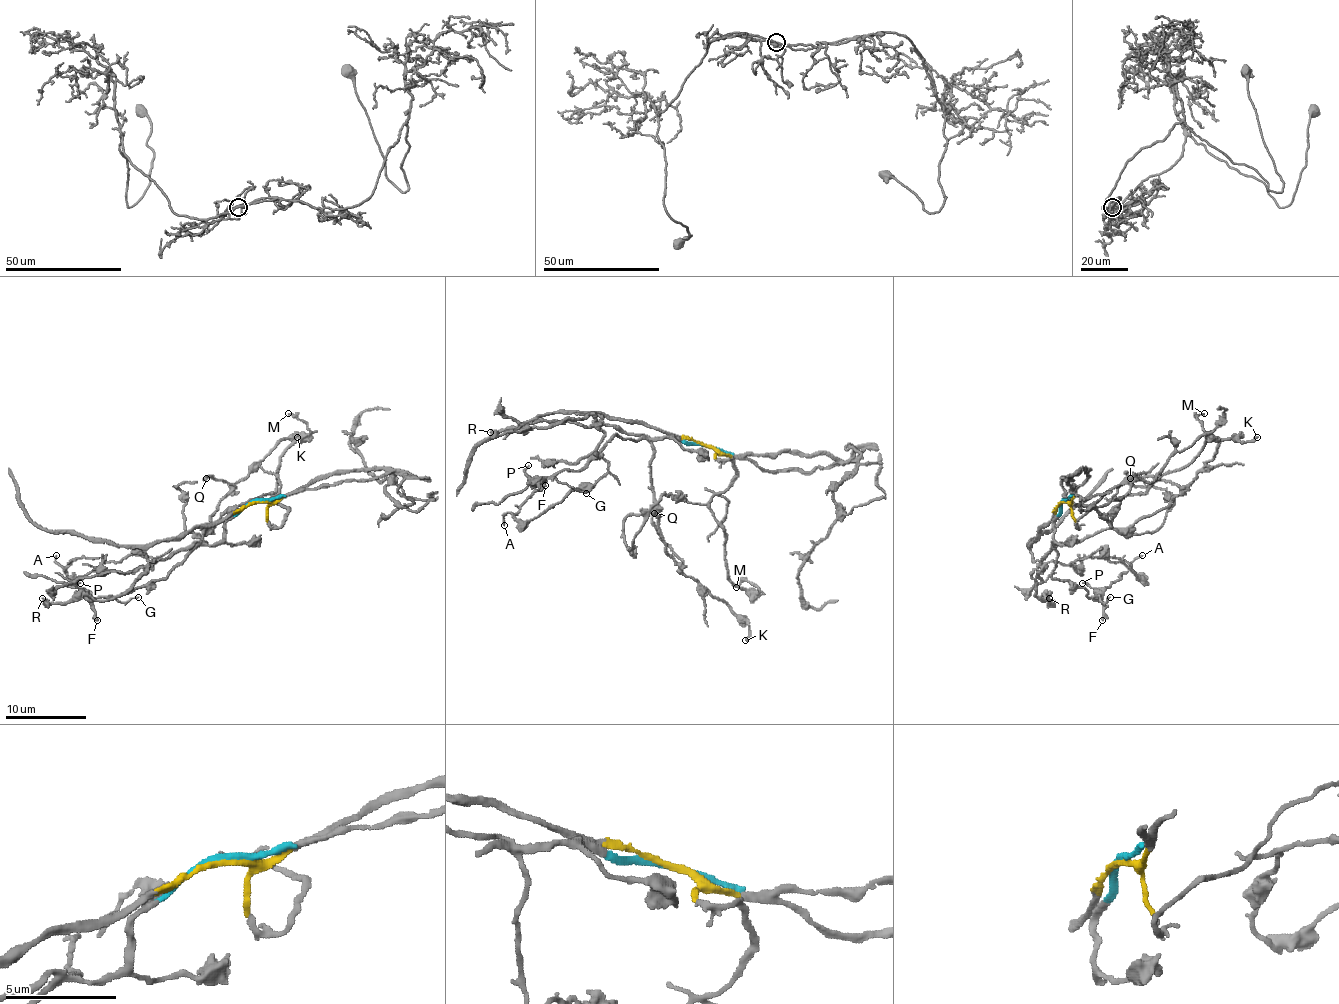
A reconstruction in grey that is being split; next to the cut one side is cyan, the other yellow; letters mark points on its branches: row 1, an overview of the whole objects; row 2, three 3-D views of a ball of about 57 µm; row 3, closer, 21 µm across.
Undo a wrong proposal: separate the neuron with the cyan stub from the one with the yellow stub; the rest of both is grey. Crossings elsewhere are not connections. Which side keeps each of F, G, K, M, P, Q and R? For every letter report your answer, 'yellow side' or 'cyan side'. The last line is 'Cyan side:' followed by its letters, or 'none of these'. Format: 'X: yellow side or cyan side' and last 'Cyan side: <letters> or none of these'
F: cyan side
G: cyan side
K: cyan side
M: yellow side
P: cyan side
Q: cyan side
R: cyan side
Cyan side: F, G, K, P, Q, R

